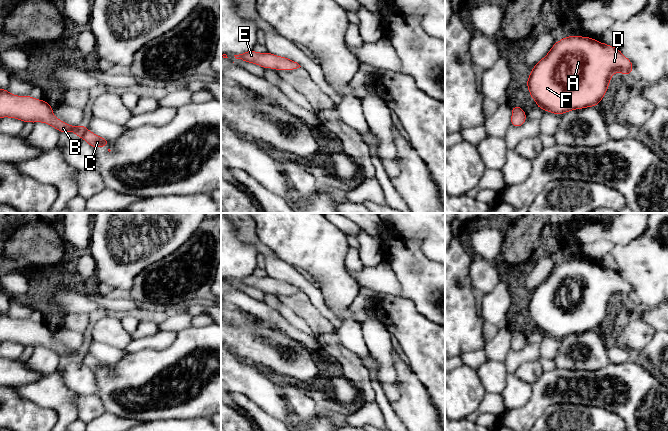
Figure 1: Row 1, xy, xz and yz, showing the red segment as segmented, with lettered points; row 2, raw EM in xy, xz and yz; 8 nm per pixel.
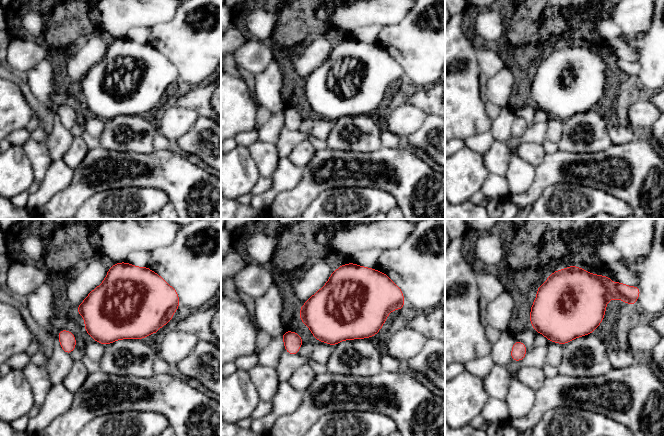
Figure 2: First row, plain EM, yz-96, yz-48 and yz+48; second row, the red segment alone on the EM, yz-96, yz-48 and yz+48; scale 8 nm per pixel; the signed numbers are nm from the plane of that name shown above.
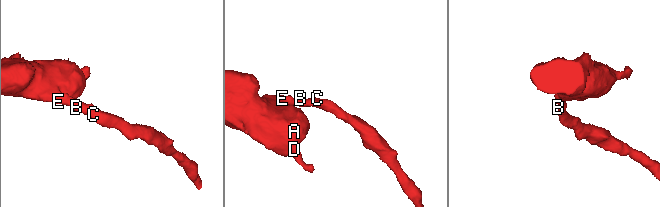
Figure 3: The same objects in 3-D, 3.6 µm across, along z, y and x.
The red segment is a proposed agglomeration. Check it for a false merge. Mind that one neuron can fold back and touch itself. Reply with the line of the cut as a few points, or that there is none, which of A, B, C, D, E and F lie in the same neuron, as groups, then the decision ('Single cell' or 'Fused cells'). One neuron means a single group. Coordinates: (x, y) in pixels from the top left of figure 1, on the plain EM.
No split. Groups: A B C D E F. Single cell

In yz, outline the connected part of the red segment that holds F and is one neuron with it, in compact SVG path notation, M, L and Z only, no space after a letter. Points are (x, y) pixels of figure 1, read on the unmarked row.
M568 260L557 265L549 277L533 291L527 304L527 312L538 332L562 339L570 334L597 330L607 315L611 300L616 296L630 300L632 293L633 287L618 272L589 261Z

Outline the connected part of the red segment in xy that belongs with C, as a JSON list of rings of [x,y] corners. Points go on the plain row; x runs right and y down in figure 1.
[[[7,312],[0,314],[0,342],[11,341],[20,343],[23,346],[44,346],[59,356],[70,356],[77,354],[72,360],[80,360],[91,371],[107,371],[110,365],[101,362],[89,355],[85,350],[71,350],[62,346],[52,338],[53,332],[45,324],[37,324],[29,320],[16,320],[7,315]]]

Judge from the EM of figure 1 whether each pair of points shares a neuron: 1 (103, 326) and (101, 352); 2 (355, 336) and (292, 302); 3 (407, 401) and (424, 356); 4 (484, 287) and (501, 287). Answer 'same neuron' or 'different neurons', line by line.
1: different neurons
2: different neurons
3: different neurons
4: different neurons

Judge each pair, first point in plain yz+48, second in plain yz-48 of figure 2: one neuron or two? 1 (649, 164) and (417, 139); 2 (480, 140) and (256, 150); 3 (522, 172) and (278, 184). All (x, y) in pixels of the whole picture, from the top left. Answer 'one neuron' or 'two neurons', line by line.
1: two neurons
2: two neurons
3: one neuron

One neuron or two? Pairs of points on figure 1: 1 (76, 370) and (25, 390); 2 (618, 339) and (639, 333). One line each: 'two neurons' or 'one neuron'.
1: two neurons
2: one neuron

